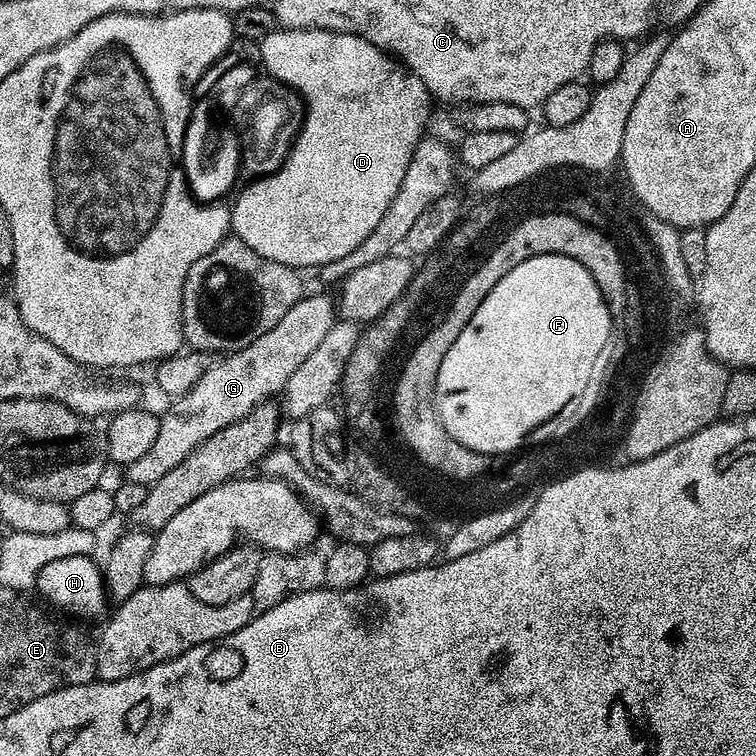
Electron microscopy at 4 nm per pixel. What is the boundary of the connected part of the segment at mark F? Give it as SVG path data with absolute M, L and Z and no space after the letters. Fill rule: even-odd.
M535 256L510 270L486 294L482 306L474 310L470 322L458 334L458 342L446 350L446 358L442 358L442 370L438 370L438 408L444 412L444 425L446 430L462 446L479 448L483 453L499 454L498 452L508 450L511 444L518 444L519 436L524 436L524 431L532 427L533 422L542 419L542 414L551 414L556 411L556 406L560 402L566 402L567 396L572 396L572 388L580 386L580 372L583 373L583 380L589 377L589 372L594 368L594 362L602 351L602 343L607 334L606 324L608 317L604 314L604 308L600 306L604 303L604 296L598 290L594 278L587 272L578 260L569 256Z

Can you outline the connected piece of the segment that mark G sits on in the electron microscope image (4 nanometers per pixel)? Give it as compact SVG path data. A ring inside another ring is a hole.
M305 295L262 338L254 338L250 346L237 352L221 355L202 374L198 386L186 394L175 397L172 404L160 416L158 438L150 445L150 450L138 458L138 462L130 462L126 466L128 480L132 484L147 486L158 482L169 470L174 470L190 450L194 450L210 434L218 434L218 430L226 430L234 422L246 418L250 410L259 404L271 401L283 393L286 382L298 366L302 366L311 352L322 343L322 337L330 331L338 319L338 304L328 296Z

